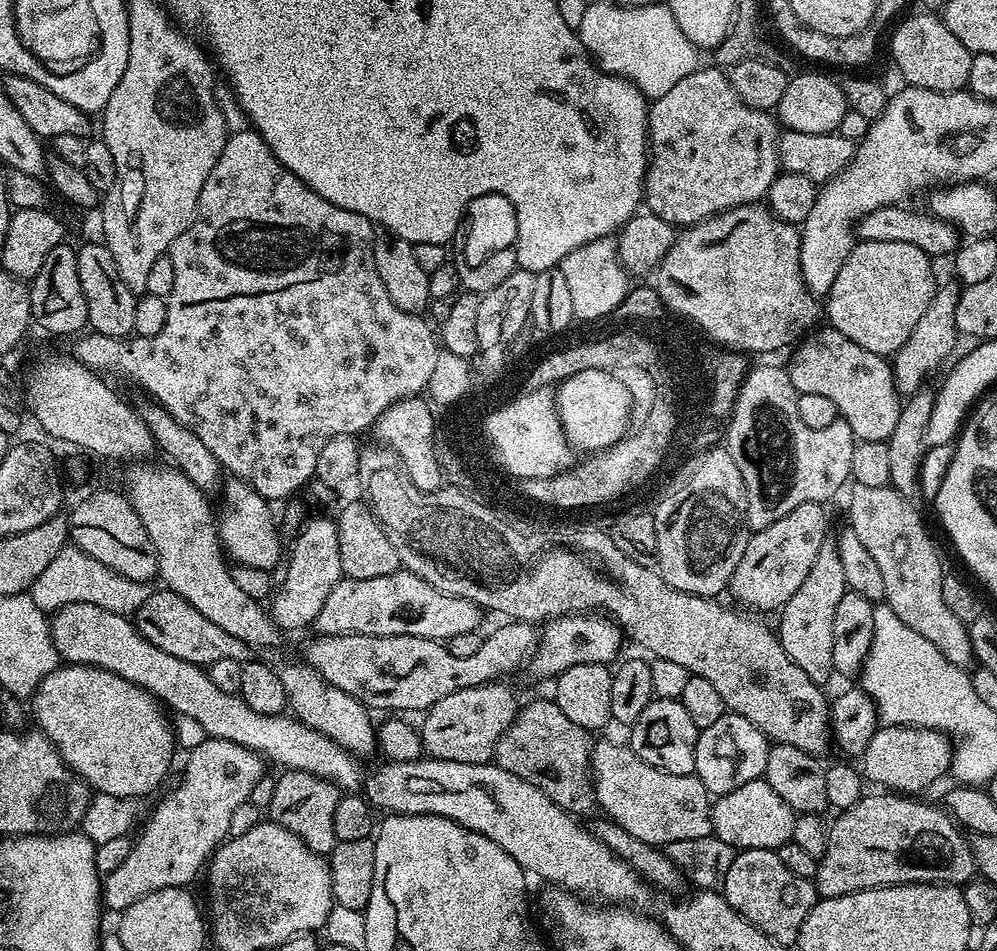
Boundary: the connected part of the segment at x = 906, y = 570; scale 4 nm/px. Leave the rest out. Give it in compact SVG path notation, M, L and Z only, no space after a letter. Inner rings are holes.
M853 483L852 497L848 500L847 523L858 534L862 546L870 550L874 563L878 566L883 580L886 582L884 600L910 626L910 630L922 634L950 662L961 666L973 663L972 647L968 637L968 624L958 618L958 614L950 611L946 601L942 599L942 578L946 568L940 561L940 552L934 541L928 537L928 528L920 517L918 509L912 505L909 497L889 486L862 486Z

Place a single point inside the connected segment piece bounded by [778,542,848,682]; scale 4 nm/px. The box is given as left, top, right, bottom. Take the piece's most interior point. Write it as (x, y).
(806, 632)

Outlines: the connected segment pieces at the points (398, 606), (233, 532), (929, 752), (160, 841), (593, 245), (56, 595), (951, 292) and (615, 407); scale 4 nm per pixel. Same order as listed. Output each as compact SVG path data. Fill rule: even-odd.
M398 570L382 578L340 579L318 610L315 631L322 636L345 636L348 632L367 636L417 636L447 642L454 634L475 632L481 626L482 609L466 598L444 596L418 574Z
M235 478L223 481L223 496L224 505L218 508L218 531L220 547L224 549L227 559L236 564L271 569L272 560L268 556L276 556L280 552L280 532L272 517L273 505L263 500L249 484Z
M880 726L864 751L862 775L869 785L877 784L877 789L892 794L920 794L951 769L953 751L953 741L933 728Z
M210 738L187 756L180 785L157 806L144 833L135 837L130 858L103 877L102 904L113 914L124 912L138 898L154 894L154 890L191 885L191 880L205 871L213 852L224 843L234 810L249 803L250 790L266 775L264 757L246 746L238 746L238 742Z
M605 238L584 244L578 250L566 254L566 258L558 267L562 278L566 278L566 287L570 290L574 317L577 321L611 317L622 298L626 298L630 276L620 267L620 255L616 253L615 239Z
M75 546L58 550L54 562L50 562L50 566L46 566L42 574L38 574L34 585L39 605L48 614L74 602L94 602L106 610L135 614L142 606L142 602L146 602L149 591L149 585L145 581L119 576L117 572L102 566L102 562L90 558L90 554Z
M957 281L941 283L935 298L926 308L926 314L918 318L918 326L914 326L914 334L910 334L910 338L906 338L906 342L896 352L891 361L891 368L896 378L896 387L901 393L911 394L920 391L940 367L941 369L945 367L944 359L955 350L956 340L958 341L956 314L961 291L961 285Z
M582 370L563 380L555 389L556 413L560 416L560 429L573 449L585 448L585 453L596 454L618 442L621 433L622 412L626 410L627 395L616 396L618 381L610 372Z

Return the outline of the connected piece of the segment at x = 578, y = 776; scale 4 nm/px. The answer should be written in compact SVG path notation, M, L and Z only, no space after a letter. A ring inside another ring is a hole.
M555 699L532 700L517 711L514 722L498 738L494 760L501 768L510 770L510 774L526 778L530 786L538 786L559 808L570 814L581 814L597 807L590 775L593 741L588 736L582 726L562 714Z

